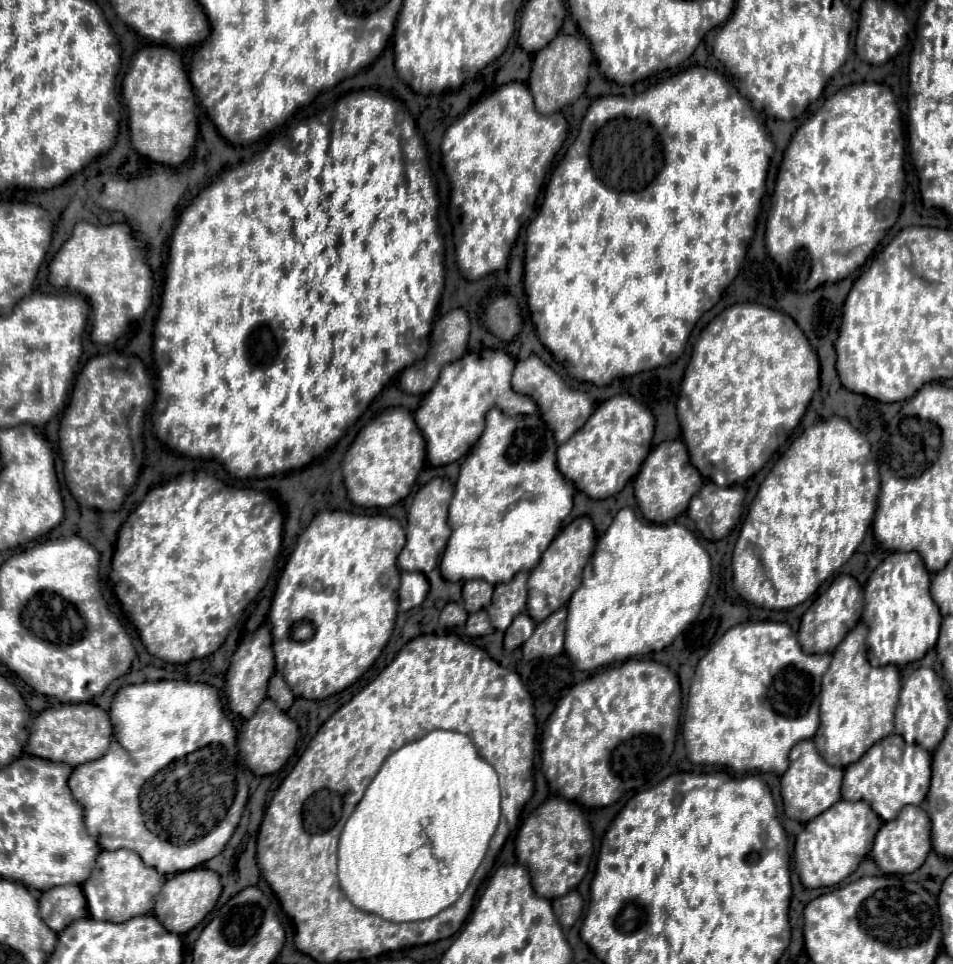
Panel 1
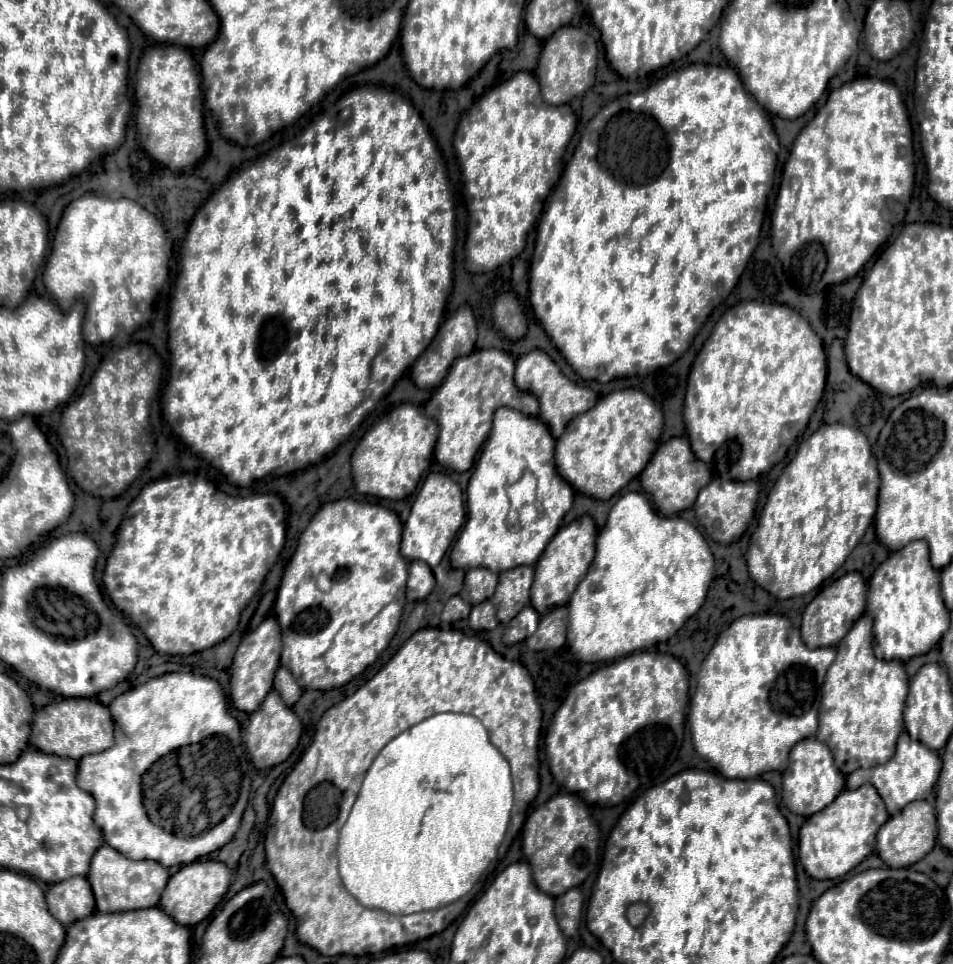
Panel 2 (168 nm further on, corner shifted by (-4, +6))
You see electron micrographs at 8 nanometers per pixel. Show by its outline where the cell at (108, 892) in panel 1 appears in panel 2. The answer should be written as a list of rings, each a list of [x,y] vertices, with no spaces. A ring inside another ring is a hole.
[[[102,845],[94,853],[90,873],[88,873],[88,881],[96,897],[96,909],[100,913],[118,913],[118,911],[128,911],[128,909],[156,907],[168,883],[168,877],[170,873],[160,863],[128,859],[108,845]]]

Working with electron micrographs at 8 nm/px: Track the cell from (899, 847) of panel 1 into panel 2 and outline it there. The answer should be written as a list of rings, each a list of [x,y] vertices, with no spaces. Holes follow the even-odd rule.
[[[914,801],[912,805],[906,805],[898,815],[890,817],[878,831],[878,843],[876,851],[880,859],[894,869],[914,865],[920,861],[926,853],[932,851],[936,845],[936,811],[934,805],[928,801]]]

